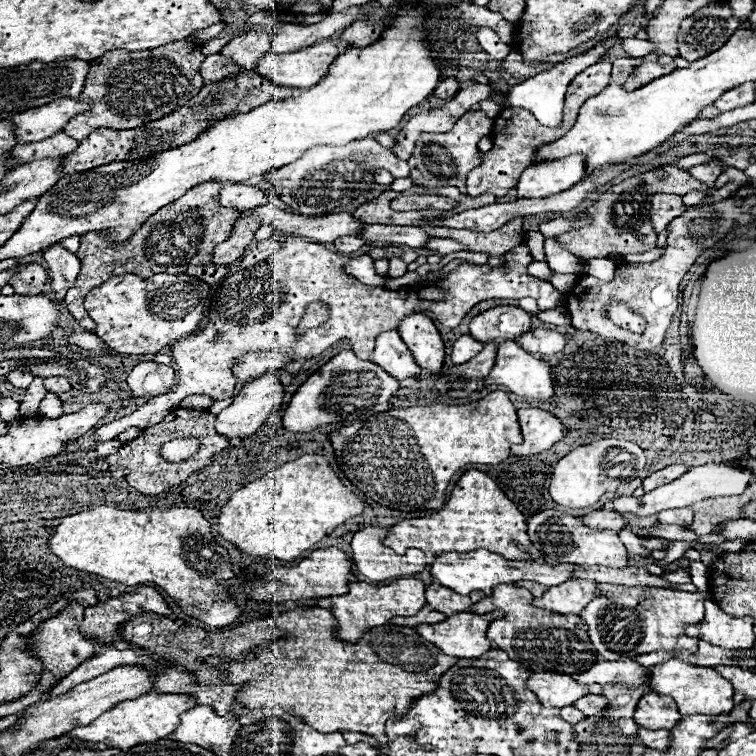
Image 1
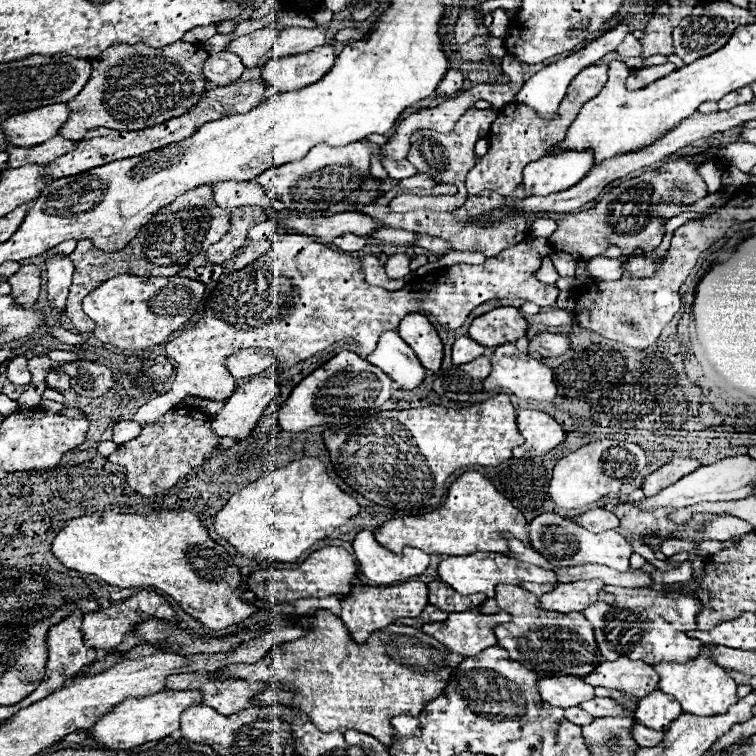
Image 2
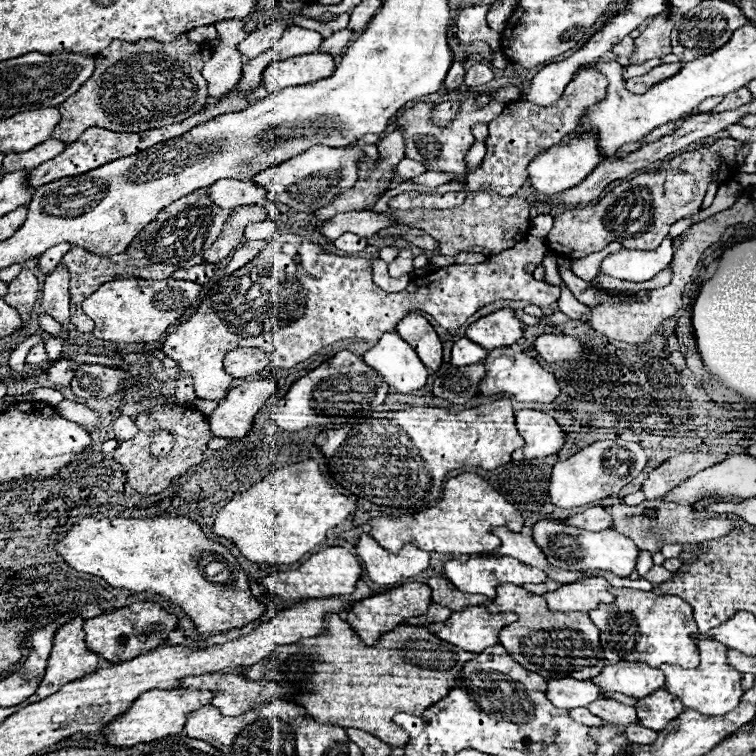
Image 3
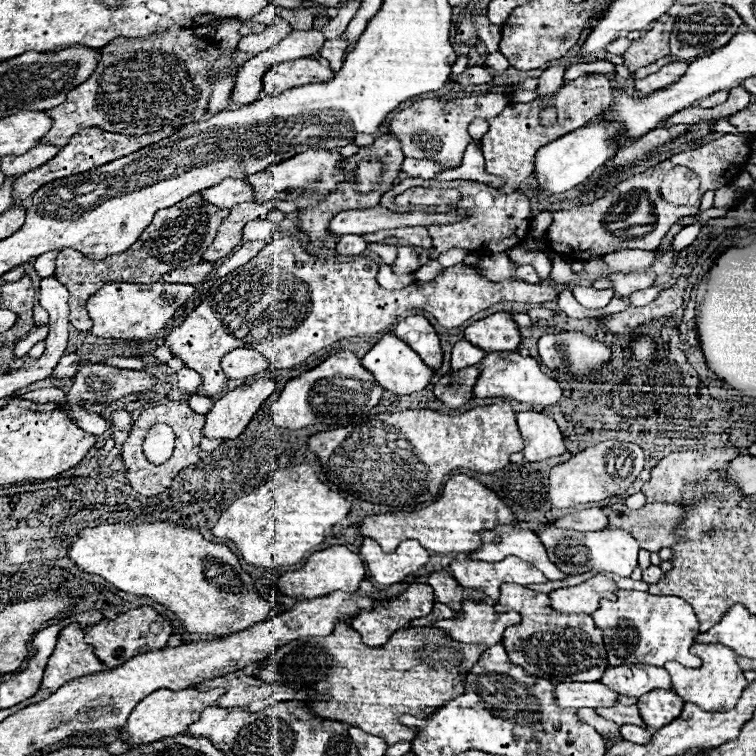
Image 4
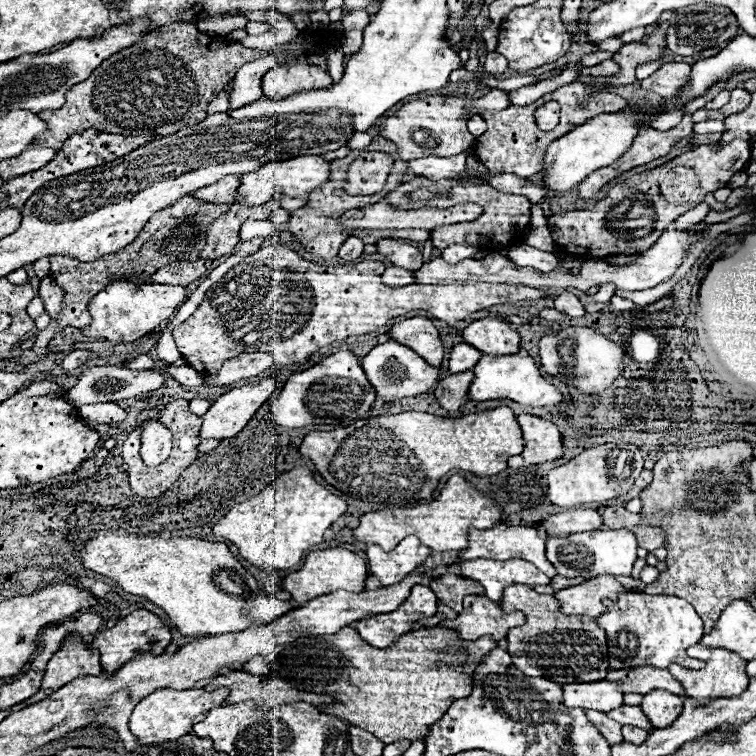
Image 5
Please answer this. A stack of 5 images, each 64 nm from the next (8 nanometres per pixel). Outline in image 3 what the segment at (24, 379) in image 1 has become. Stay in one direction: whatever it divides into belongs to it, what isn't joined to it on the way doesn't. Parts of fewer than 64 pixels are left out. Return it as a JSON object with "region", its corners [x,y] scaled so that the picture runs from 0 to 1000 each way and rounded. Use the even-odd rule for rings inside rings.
{"region":[[[42,442],[42,444],[37,444],[32,452],[26,452],[21,460],[19,460],[19,466],[16,466],[16,471],[13,471],[13,487],[16,487],[16,492],[19,492],[19,497],[21,500],[26,500],[29,495],[32,495],[32,479],[34,479],[34,468],[37,468],[37,463],[45,458],[45,455],[50,455],[50,452],[56,452],[58,447],[56,447],[58,442]]]}

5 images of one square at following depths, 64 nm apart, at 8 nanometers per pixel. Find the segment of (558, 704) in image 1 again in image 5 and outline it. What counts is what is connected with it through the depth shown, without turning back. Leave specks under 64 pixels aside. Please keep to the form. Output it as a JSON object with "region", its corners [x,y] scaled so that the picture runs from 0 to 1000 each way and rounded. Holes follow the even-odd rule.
{"region":[[[775,902],[775,905],[749,905],[746,907],[746,934],[751,937],[778,937],[791,942],[815,939],[825,931],[825,915],[817,902]]]}

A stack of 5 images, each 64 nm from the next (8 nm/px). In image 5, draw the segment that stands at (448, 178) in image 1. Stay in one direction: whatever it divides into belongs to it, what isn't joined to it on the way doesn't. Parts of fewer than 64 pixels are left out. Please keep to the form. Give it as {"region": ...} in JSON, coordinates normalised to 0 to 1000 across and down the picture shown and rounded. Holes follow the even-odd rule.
{"region":[[[651,116],[643,127],[632,132],[614,132],[614,130],[601,130],[601,127],[563,127],[558,132],[545,132],[534,138],[529,146],[524,146],[519,153],[513,153],[497,172],[503,180],[524,190],[526,196],[526,209],[540,214],[561,206],[579,206],[579,209],[593,209],[603,206],[614,198],[619,198],[627,188],[627,180],[616,172],[616,159],[614,143],[624,143],[624,151],[638,151],[640,146],[664,146],[672,143],[672,122],[661,116]]]}

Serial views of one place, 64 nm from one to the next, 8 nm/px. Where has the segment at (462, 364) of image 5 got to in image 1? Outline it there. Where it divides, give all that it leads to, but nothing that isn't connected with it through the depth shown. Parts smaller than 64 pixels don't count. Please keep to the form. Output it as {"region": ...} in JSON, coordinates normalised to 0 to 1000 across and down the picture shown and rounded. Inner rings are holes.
{"region":[[[619,442],[616,444],[608,444],[601,458],[598,458],[598,479],[601,481],[614,481],[619,479],[622,474],[627,474],[630,468],[635,468],[635,463],[640,460],[638,452],[630,452],[627,447],[622,447]]]}

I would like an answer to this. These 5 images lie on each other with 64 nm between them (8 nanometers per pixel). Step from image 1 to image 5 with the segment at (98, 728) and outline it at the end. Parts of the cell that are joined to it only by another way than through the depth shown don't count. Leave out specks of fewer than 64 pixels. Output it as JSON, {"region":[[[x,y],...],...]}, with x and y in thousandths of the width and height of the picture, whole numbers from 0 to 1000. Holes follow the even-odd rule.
{"region":[[[212,910],[196,918],[175,942],[172,947],[172,968],[190,984],[212,984],[212,981],[230,981],[238,974],[251,971],[254,960],[259,955],[267,955],[275,944],[275,939],[288,937],[299,929],[302,913],[286,913],[272,915],[270,910],[249,910],[249,913],[228,913],[228,910]],[[193,947],[193,955],[190,955]],[[196,958],[196,960],[190,960]]]}

